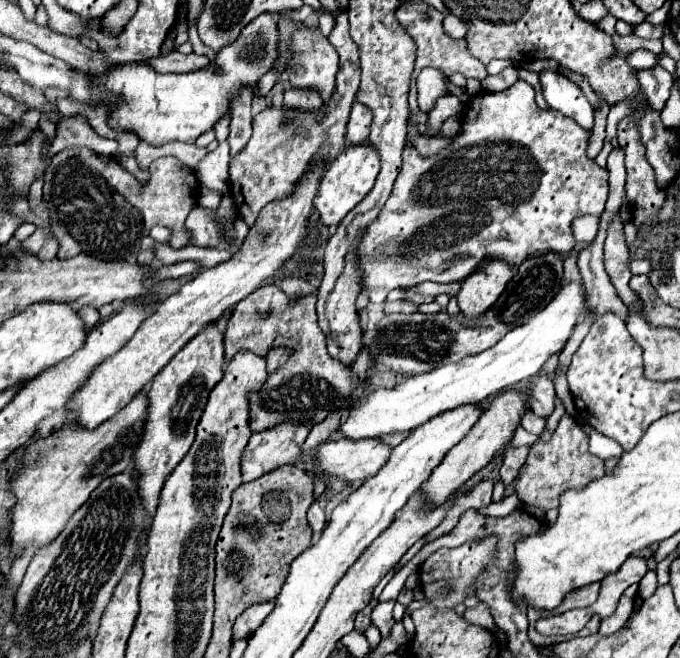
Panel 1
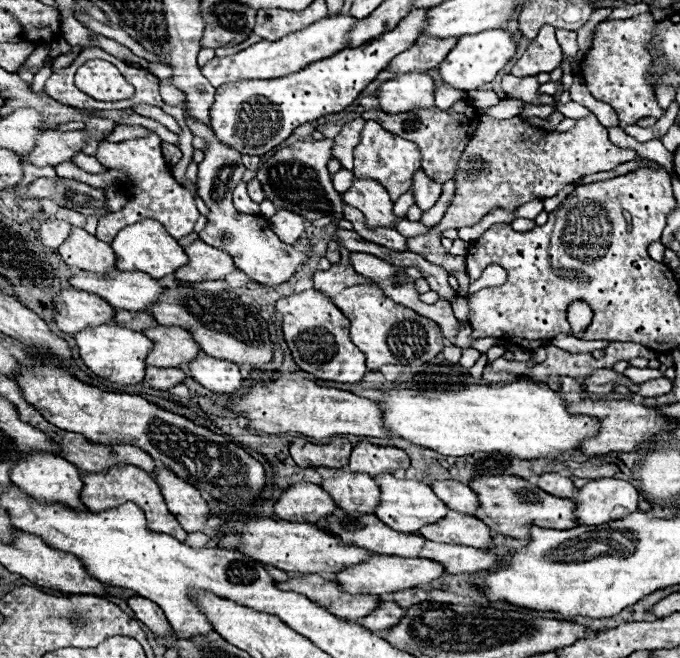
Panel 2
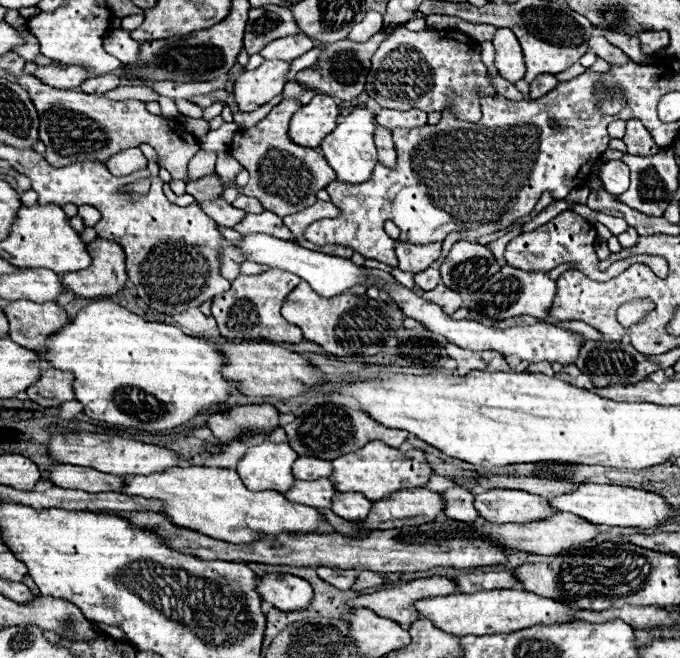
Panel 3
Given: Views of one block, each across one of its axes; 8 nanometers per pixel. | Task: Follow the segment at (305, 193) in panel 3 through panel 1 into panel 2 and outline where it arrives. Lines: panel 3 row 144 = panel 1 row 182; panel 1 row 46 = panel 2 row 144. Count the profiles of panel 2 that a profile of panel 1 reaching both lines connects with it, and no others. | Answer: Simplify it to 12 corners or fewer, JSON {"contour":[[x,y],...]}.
{"contour":[[364,120],[348,122],[334,138],[332,156],[352,170],[352,150],[360,142]]}

